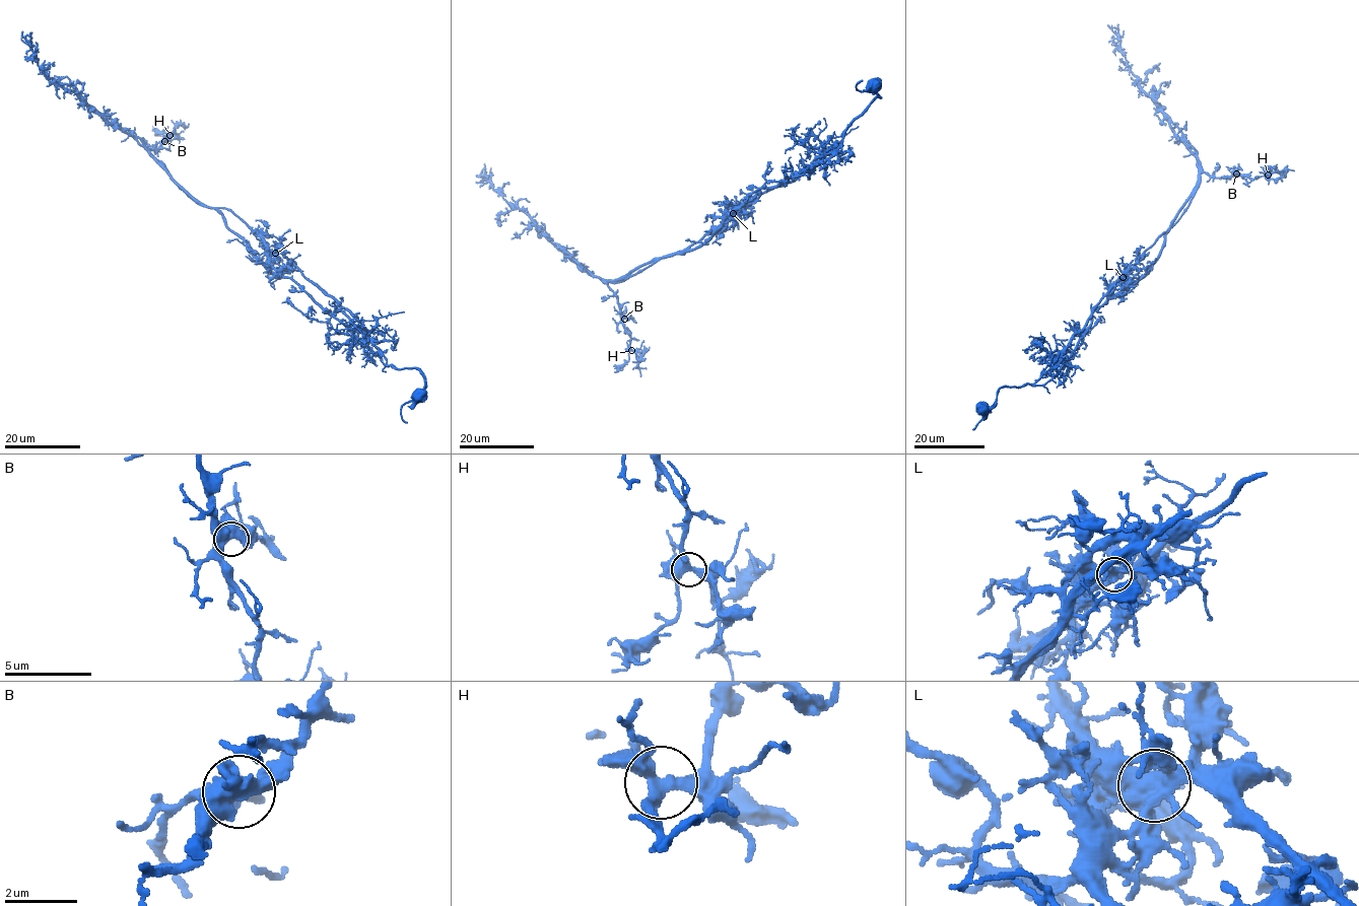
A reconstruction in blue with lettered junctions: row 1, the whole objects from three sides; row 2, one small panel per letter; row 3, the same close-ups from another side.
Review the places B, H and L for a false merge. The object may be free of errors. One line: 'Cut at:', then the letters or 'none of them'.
Cut at: L

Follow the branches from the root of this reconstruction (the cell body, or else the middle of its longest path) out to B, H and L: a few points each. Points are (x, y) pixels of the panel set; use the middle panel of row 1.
B: (875, 85), (878, 82), (879, 96), (812, 166), (765, 191), (686, 249), (608, 282), (624, 319)
H: (875, 85), (878, 82), (879, 96), (812, 166), (765, 191), (686, 249), (608, 282), (631, 350)
L: (875, 85), (878, 82), (875, 91), (879, 96), (852, 122), (837, 146), (790, 183), (765, 191), (733, 214)

